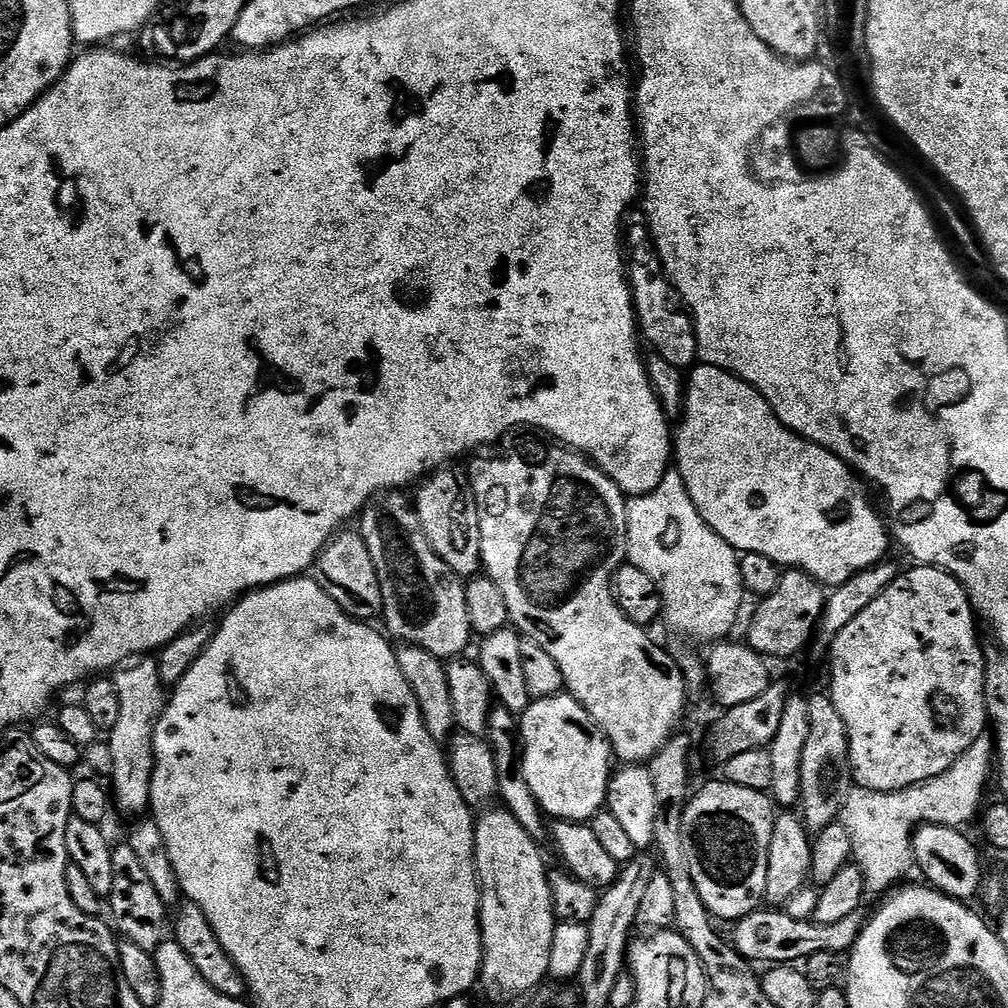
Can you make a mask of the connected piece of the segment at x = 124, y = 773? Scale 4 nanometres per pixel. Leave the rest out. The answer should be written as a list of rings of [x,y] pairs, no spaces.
[[[140,658],[121,667],[115,673],[114,679],[118,686],[118,699],[122,711],[118,713],[118,723],[106,736],[106,743],[113,759],[110,788],[114,793],[115,807],[117,804],[122,811],[129,812],[132,818],[136,818],[147,813],[150,808],[152,771],[156,765],[152,743],[160,715],[164,713],[166,686],[161,682],[158,666],[152,658]]]

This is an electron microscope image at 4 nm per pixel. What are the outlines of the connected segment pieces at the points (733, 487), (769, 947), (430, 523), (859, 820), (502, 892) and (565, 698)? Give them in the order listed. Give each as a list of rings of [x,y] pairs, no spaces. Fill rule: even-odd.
[[[706,363],[693,367],[686,380],[684,410],[679,417],[678,423],[680,425],[677,428],[675,425],[674,428],[675,471],[679,472],[686,490],[698,510],[698,514],[702,514],[705,522],[729,546],[735,548],[737,553],[766,554],[766,558],[770,558],[775,564],[780,565],[781,569],[804,572],[808,576],[813,576],[819,584],[823,584],[829,589],[837,588],[839,584],[846,582],[854,574],[881,563],[887,557],[884,555],[888,552],[888,544],[890,545],[889,529],[886,527],[882,516],[882,521],[880,521],[879,514],[868,505],[867,498],[859,492],[861,481],[858,479],[857,473],[849,468],[844,461],[839,460],[833,452],[828,452],[814,442],[803,440],[797,432],[791,432],[774,414],[774,410],[766,402],[766,398],[762,398],[762,394],[758,394],[758,390],[754,390],[746,381],[739,380],[726,370],[715,368]]]
[[[783,910],[764,911],[751,912],[748,916],[735,921],[731,925],[732,936],[730,935],[730,943],[739,956],[757,965],[764,964],[763,966],[795,965],[810,958],[810,954],[847,953],[856,944],[856,939],[866,923],[860,912],[849,914],[847,918],[842,918],[838,922],[830,922],[830,926],[822,926],[813,924],[811,920],[790,918],[790,914]]]
[[[445,466],[419,481],[415,489],[414,511],[438,558],[442,558],[446,566],[450,566],[454,576],[472,578],[482,568],[476,497],[466,487],[465,481],[461,477],[460,481],[450,469],[451,467]]]
[[[985,734],[978,738],[978,742],[974,742],[974,746],[970,746],[970,750],[966,750],[966,754],[962,754],[957,758],[954,766],[950,766],[950,770],[946,770],[926,782],[903,788],[897,792],[871,792],[868,788],[853,787],[842,806],[838,823],[844,827],[852,843],[852,860],[859,868],[864,879],[865,893],[887,893],[889,890],[895,889],[903,881],[900,879],[908,871],[913,871],[912,834],[920,825],[933,824],[943,828],[963,829],[964,824],[970,823],[975,814],[977,817],[982,806],[980,798],[988,786],[988,774],[992,774],[993,770],[994,740],[991,735]]]
[[[503,806],[489,807],[475,817],[472,855],[480,880],[483,950],[478,984],[500,1004],[527,997],[549,975],[550,948],[558,921],[550,902],[550,868],[544,865],[540,847],[533,836],[522,830],[518,818]]]
[[[567,694],[533,700],[519,717],[522,755],[520,765],[526,778],[526,786],[534,794],[545,817],[557,820],[591,821],[605,807],[608,798],[608,778],[614,771],[614,753],[604,733],[584,707]]]

